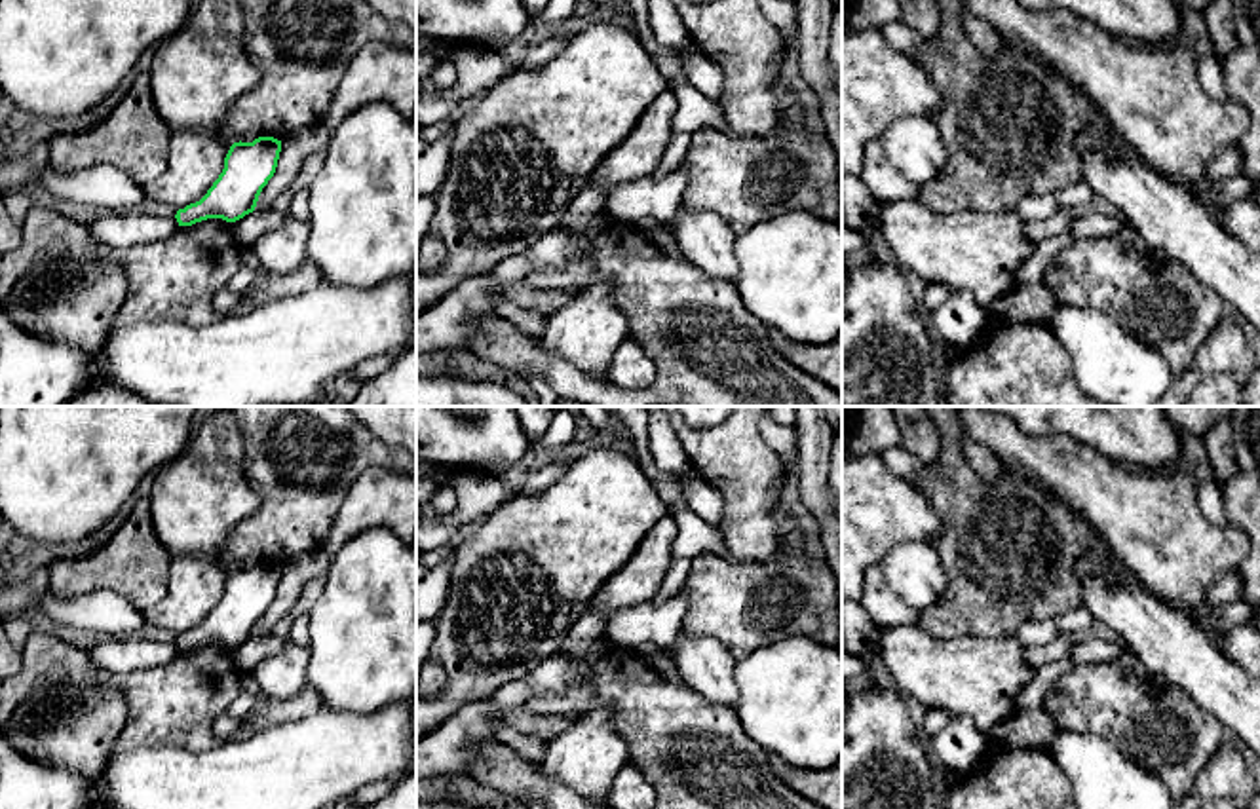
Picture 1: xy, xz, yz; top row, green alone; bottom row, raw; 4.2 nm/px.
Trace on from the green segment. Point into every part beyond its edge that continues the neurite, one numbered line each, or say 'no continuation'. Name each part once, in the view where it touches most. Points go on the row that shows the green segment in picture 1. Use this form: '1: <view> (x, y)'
no continuation

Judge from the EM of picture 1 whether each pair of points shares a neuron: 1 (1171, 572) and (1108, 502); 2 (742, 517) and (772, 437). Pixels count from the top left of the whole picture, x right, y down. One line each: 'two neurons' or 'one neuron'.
1: one neuron
2: two neurons

